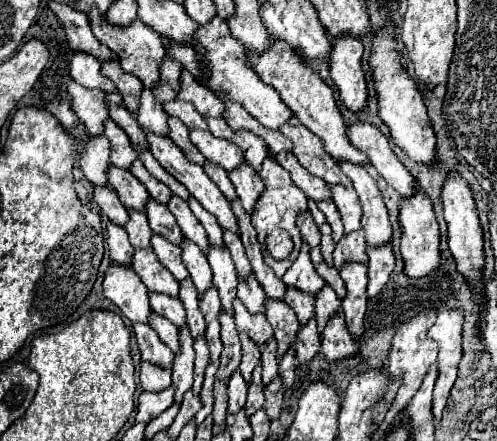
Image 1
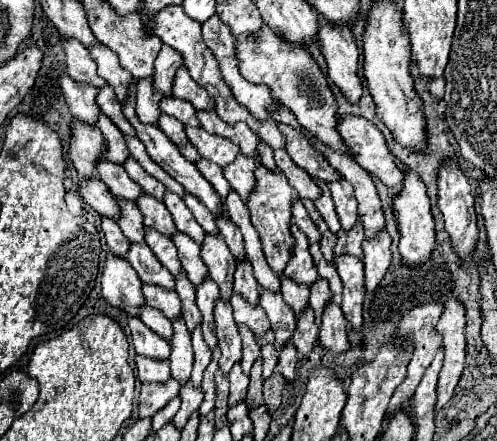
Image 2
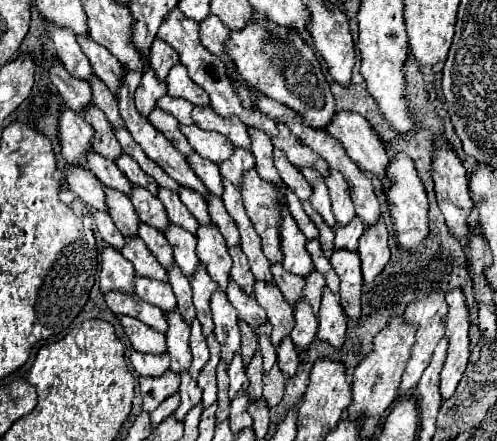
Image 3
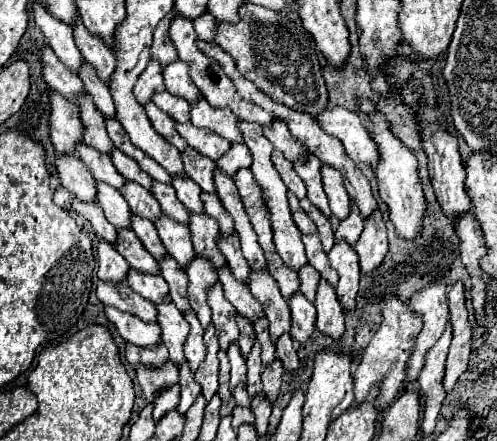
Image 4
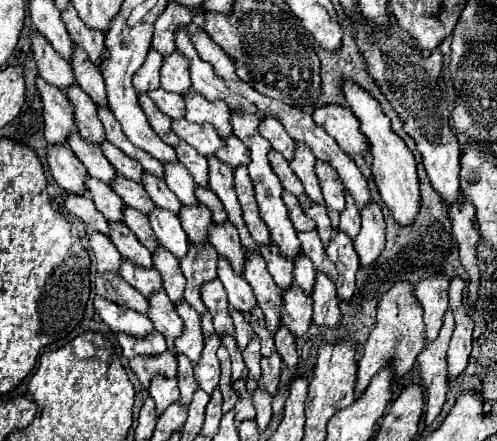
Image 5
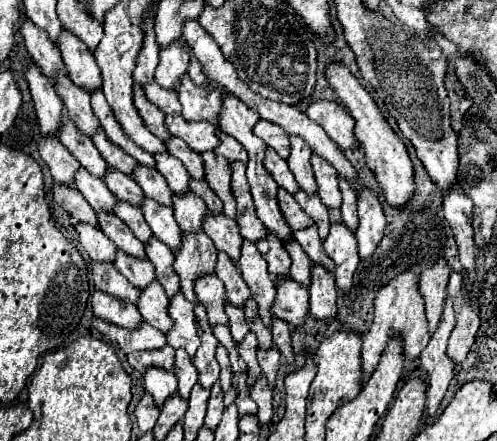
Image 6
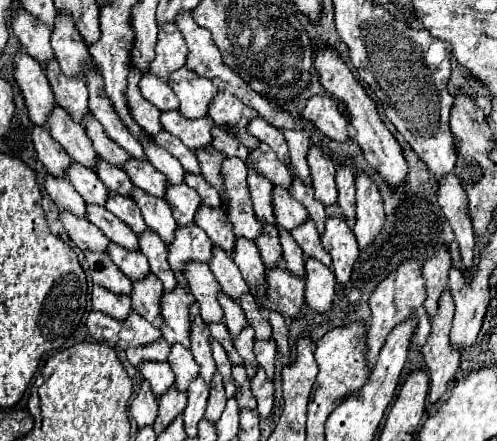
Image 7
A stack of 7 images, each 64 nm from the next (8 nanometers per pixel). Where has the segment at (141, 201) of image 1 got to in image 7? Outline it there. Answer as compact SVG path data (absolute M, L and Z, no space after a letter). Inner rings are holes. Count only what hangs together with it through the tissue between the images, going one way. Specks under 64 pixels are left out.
M60 106L50 116L48 128L54 140L62 144L62 148L70 154L74 162L80 162L90 170L96 170L98 156L90 138L86 136L86 130L80 124L76 124Z

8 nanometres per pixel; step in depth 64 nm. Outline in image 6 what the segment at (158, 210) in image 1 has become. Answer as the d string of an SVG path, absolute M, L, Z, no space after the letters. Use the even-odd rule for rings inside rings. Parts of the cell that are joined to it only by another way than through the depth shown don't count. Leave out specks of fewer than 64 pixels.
M110 170L108 176L104 176L104 182L106 186L110 188L110 192L122 200L122 202L128 202L128 204L134 204L134 206L142 206L144 202L144 192L142 188L138 186L138 182L130 176L124 176L122 172L116 172L116 170Z

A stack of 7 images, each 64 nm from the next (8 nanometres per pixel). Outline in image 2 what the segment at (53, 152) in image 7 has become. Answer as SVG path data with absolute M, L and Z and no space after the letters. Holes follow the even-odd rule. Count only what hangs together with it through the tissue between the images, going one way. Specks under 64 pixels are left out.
M80 178L80 194L86 204L90 204L96 212L100 212L106 218L118 220L120 218L120 206L114 200L112 192L108 192L106 184L100 182L98 178Z

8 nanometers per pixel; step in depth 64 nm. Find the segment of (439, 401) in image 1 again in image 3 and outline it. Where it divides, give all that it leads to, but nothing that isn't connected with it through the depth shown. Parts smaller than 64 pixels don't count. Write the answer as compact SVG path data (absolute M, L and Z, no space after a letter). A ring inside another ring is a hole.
M460 288L452 290L446 294L446 302L448 302L448 314L442 320L444 328L446 328L446 338L448 338L448 356L440 374L440 394L442 400L448 400L464 370L468 364L468 356L470 356L470 340L468 340L468 306L464 300L464 294Z

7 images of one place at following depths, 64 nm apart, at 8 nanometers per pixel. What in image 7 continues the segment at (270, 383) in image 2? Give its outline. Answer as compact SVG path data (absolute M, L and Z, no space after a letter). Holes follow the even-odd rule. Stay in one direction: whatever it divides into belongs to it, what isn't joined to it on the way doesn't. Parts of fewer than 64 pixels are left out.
M256 340L254 354L258 364L264 368L268 380L274 380L274 364L276 364L276 344L272 340Z

